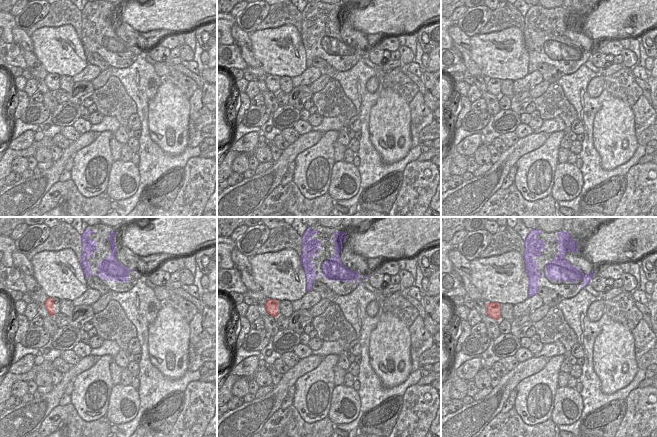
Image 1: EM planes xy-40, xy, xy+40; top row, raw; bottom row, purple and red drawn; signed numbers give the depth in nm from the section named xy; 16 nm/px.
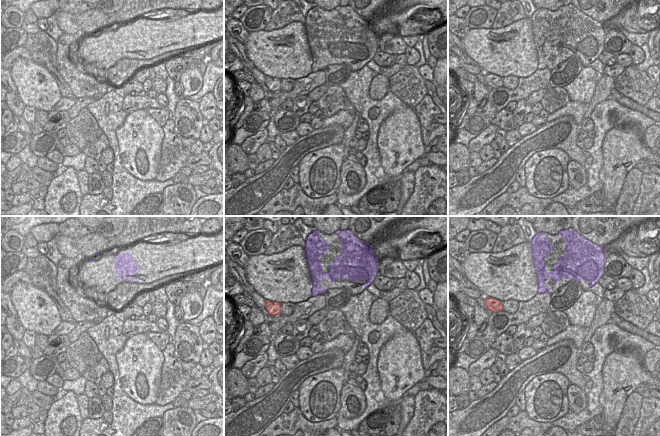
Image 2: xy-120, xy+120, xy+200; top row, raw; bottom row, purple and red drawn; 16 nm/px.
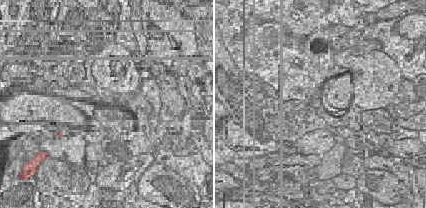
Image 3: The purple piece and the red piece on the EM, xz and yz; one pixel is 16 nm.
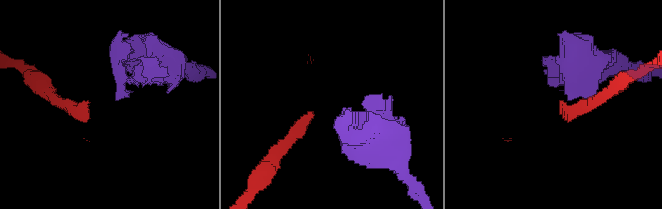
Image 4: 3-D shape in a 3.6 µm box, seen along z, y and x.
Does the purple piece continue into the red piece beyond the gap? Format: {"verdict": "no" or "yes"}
{"verdict": "no"}

